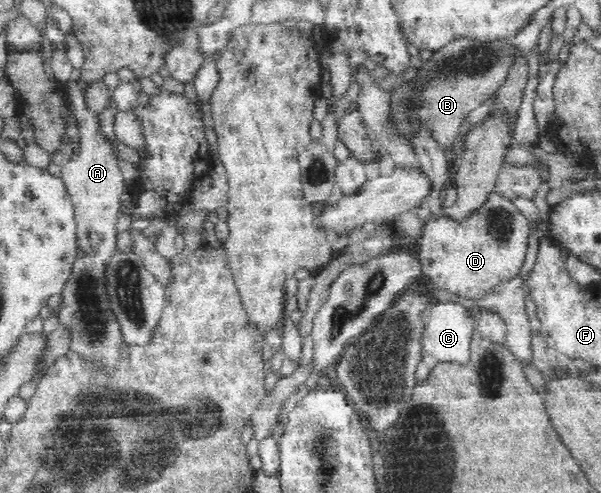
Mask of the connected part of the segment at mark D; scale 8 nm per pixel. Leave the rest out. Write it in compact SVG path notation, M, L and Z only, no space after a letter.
M492 190L487 201L461 220L448 216L426 220L418 239L422 274L462 299L482 299L494 287L518 277L530 243L530 221L505 195Z

